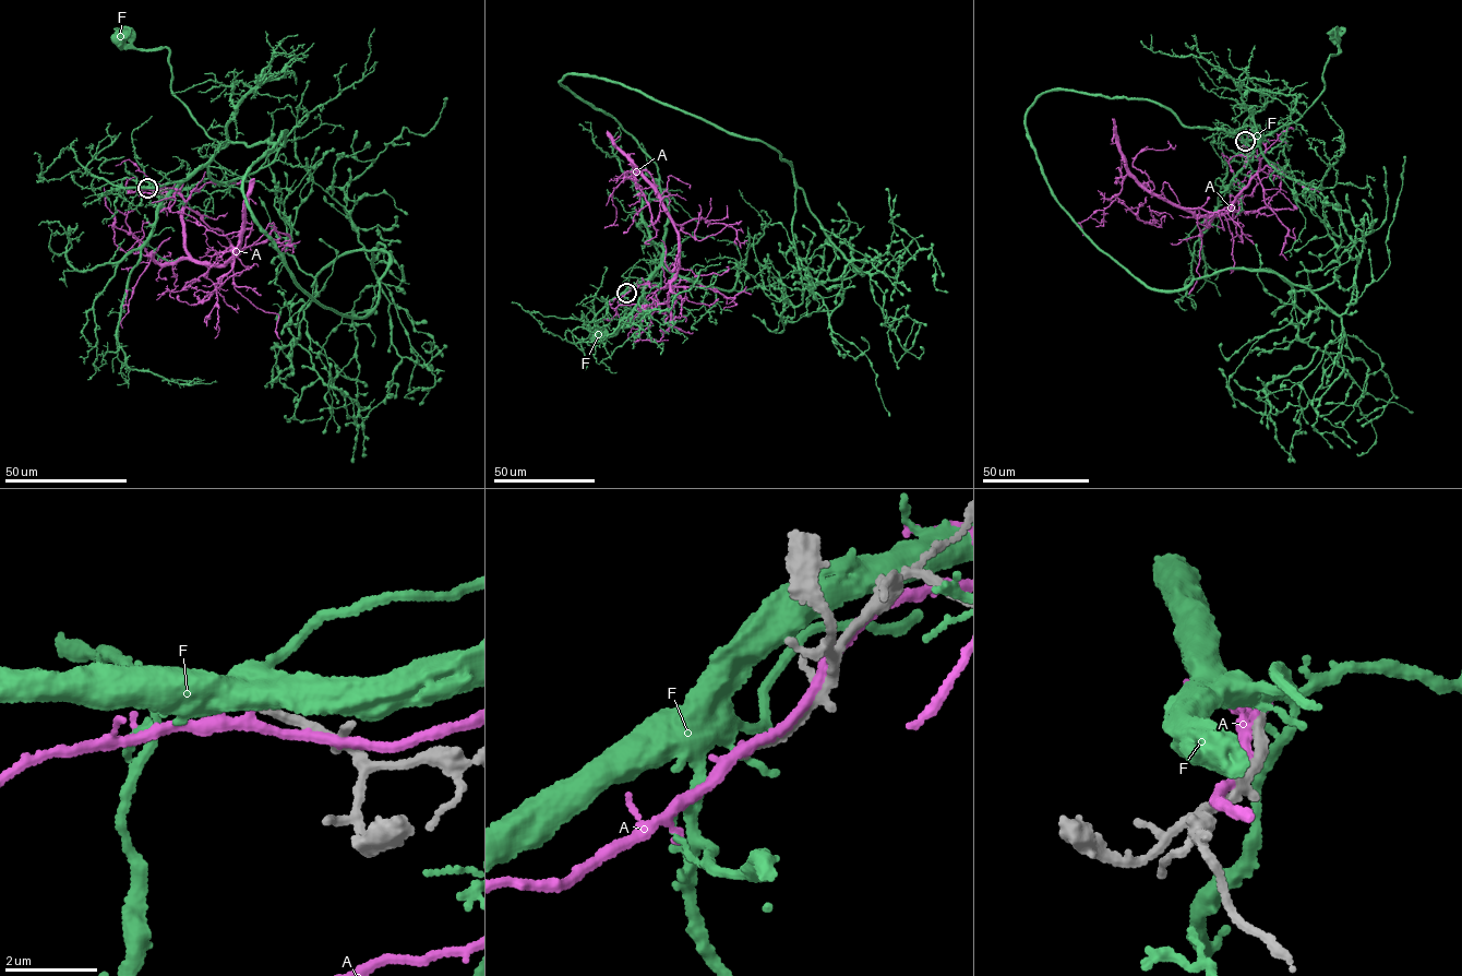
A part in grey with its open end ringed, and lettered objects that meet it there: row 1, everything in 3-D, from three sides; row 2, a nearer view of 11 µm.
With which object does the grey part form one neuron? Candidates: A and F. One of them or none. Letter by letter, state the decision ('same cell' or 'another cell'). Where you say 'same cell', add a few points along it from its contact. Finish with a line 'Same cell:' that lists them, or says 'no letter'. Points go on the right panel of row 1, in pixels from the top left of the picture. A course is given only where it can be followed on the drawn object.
A: another cell
F: another cell
Same cell: no letter

